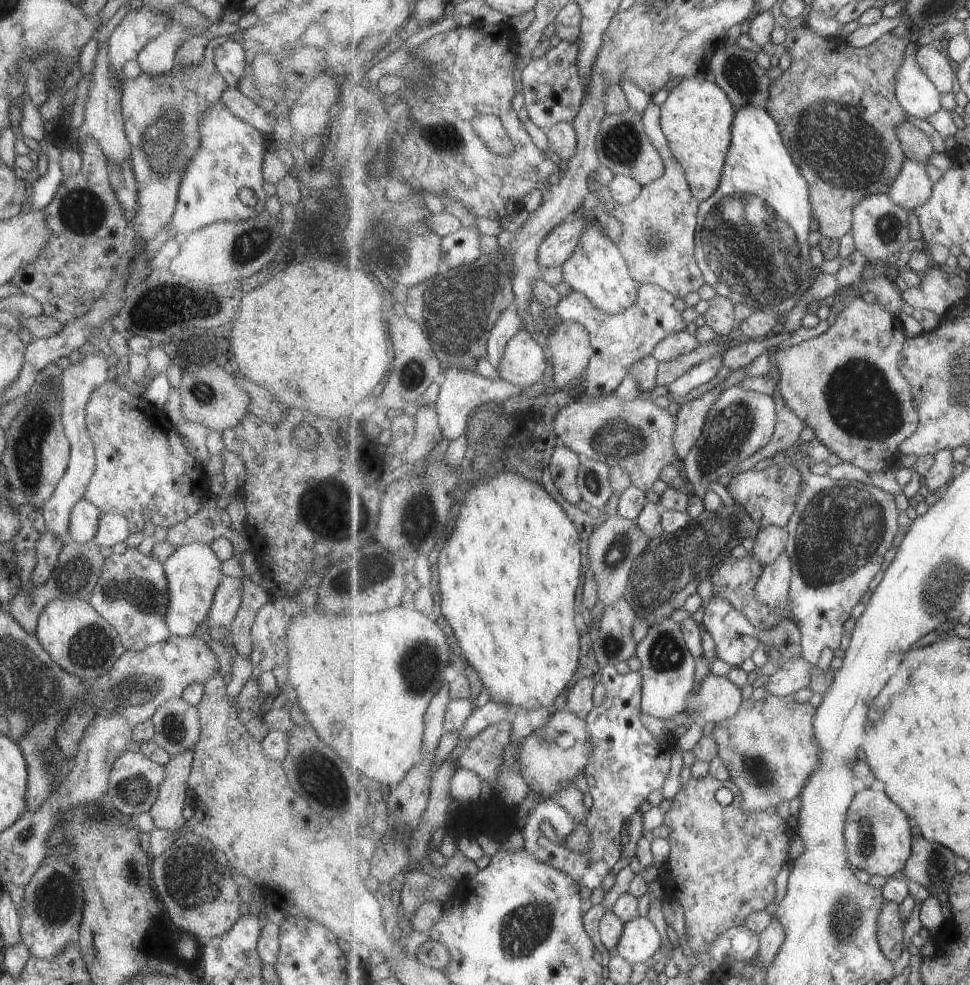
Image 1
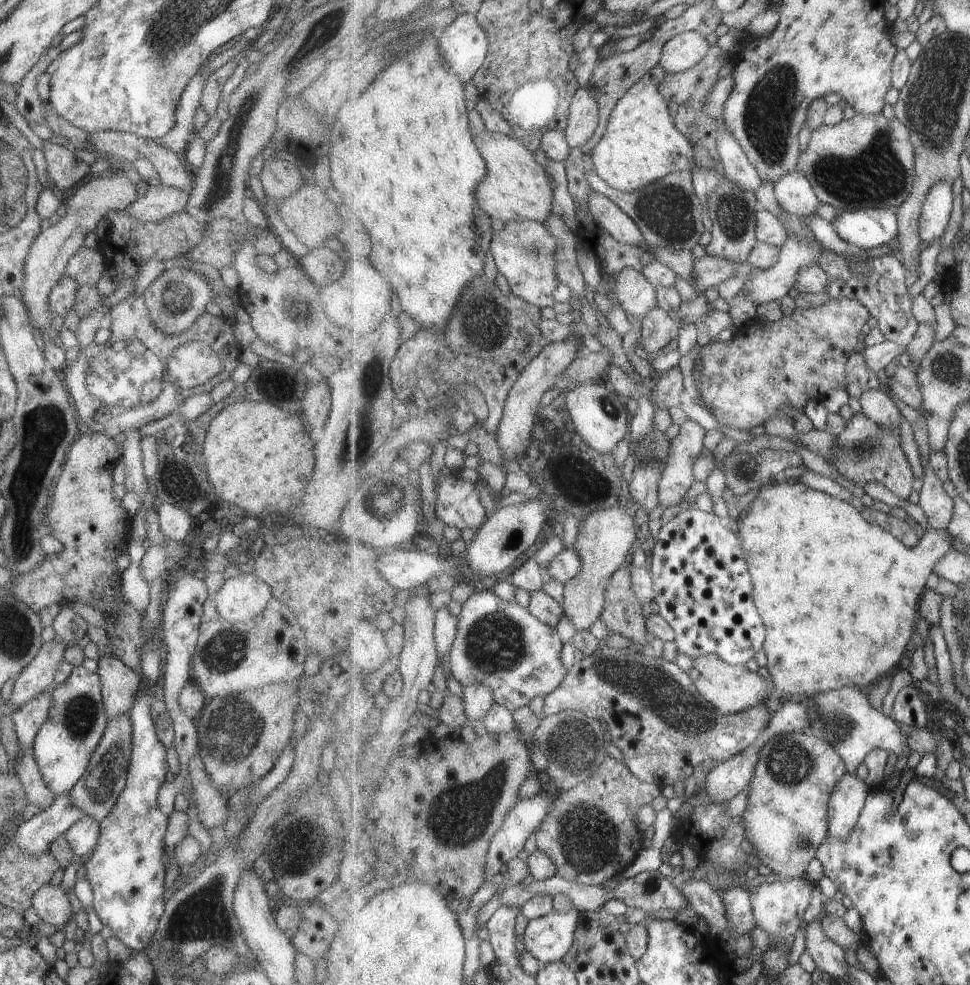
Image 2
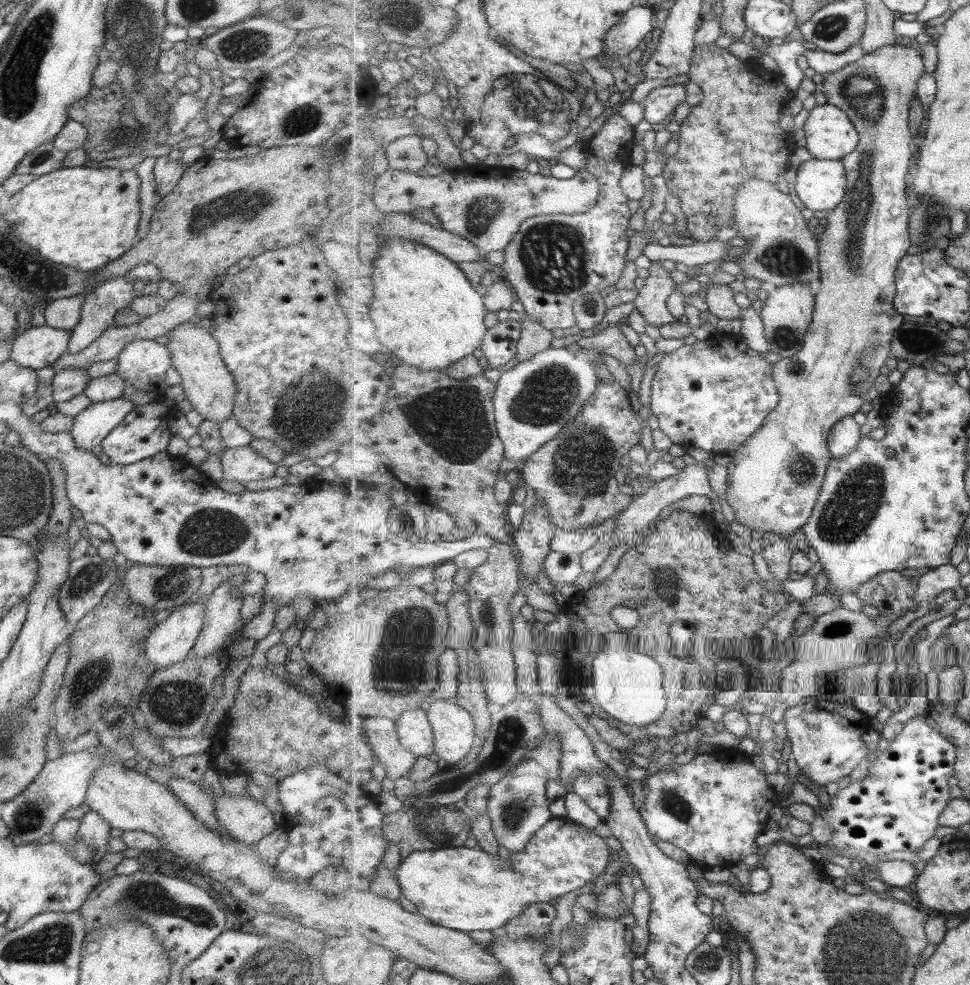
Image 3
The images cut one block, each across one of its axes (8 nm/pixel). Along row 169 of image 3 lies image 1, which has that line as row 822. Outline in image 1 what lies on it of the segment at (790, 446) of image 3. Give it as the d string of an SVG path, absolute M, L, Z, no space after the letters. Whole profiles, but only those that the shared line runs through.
M882 786L870 788L860 787L856 798L852 801L845 824L845 841L850 864L871 875L893 877L899 870L906 868L912 858L912 828L914 823L886 794Z

